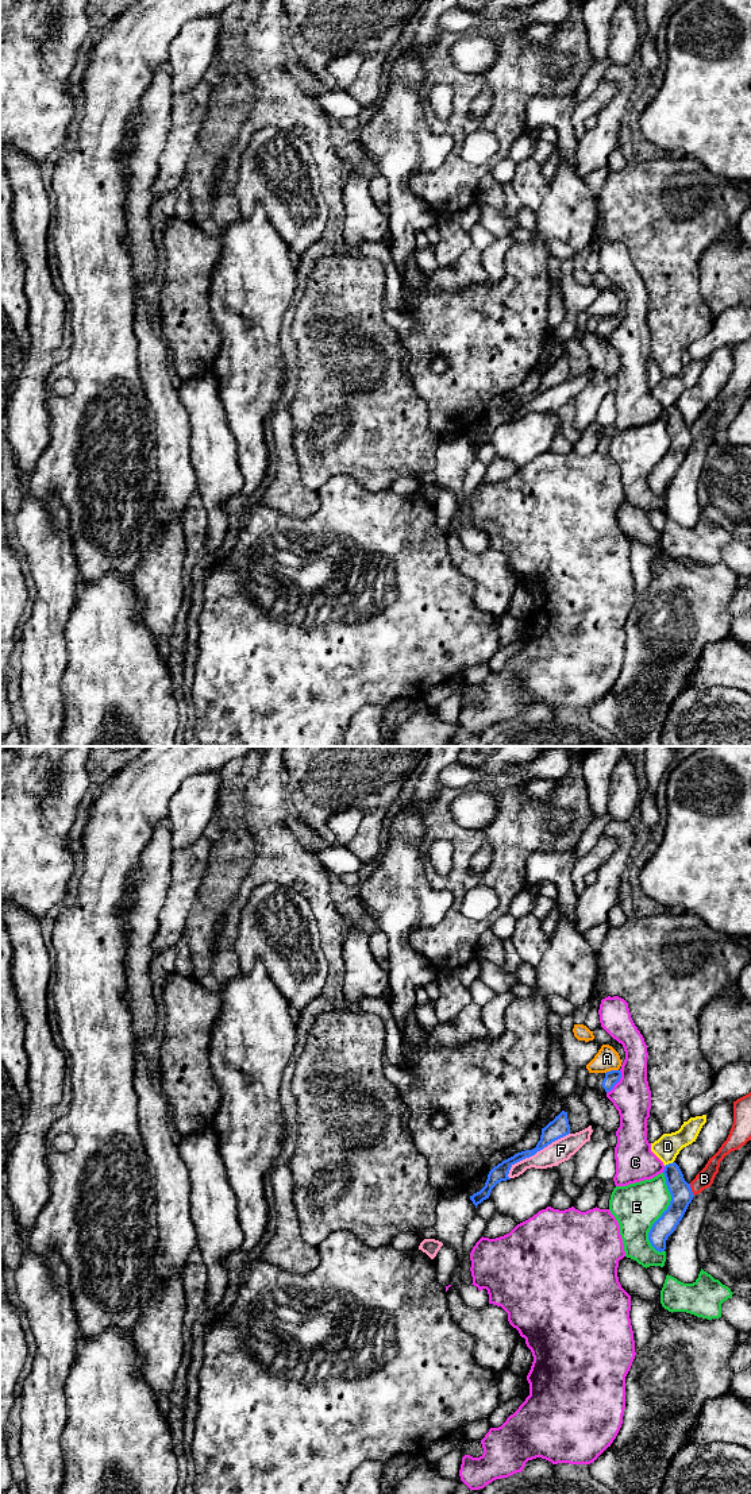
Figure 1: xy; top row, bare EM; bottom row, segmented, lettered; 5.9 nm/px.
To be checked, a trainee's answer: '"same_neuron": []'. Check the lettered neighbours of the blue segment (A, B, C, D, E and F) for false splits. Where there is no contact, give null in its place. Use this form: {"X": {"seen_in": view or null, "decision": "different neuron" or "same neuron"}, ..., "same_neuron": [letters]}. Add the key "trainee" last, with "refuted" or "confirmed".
{"A": {"seen_in": "xy", "decision": "different neuron"}, "B": {"seen_in": "xy", "decision": "different neuron"}, "C": {"seen_in": "xy", "decision": "different neuron"}, "D": {"seen_in": "xy", "decision": "different neuron"}, "E": {"seen_in": "xy", "decision": "different neuron"}, "F": {"seen_in": "xy", "decision": "different neuron"}, "same_neuron": [], "trainee": "confirmed"}

